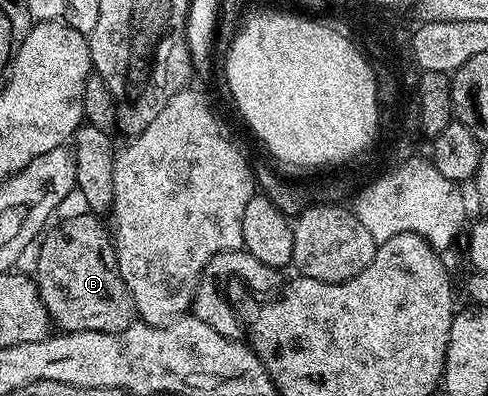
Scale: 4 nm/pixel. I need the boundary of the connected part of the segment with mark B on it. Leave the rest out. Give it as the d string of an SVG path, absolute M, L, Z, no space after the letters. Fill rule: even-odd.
M84 214L85 216L73 216L70 220L62 222L58 228L50 227L44 233L43 239L40 241L41 249L37 252L37 273L35 279L37 288L41 291L41 301L45 304L45 309L49 312L50 321L54 325L57 324L62 333L66 332L126 332L130 326L135 323L135 309L133 307L133 299L127 290L127 286L123 282L123 278L119 274L119 266L117 265L117 255L113 249L113 237L110 229L100 224L98 217L93 214Z

